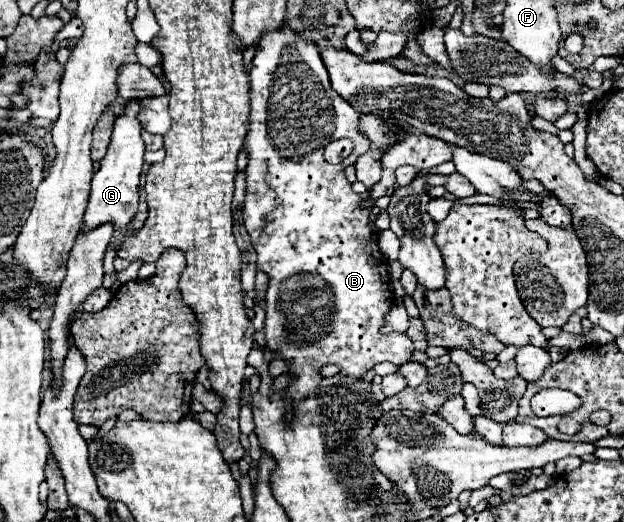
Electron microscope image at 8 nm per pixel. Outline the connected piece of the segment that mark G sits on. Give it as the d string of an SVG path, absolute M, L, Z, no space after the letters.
M133 98L125 102L121 114L115 118L107 156L101 160L101 166L91 180L91 196L89 196L89 206L85 210L85 220L83 220L87 230L105 222L113 222L115 228L121 228L137 212L139 174L143 168L143 152L145 152L145 144L141 140L139 112L141 112L141 98Z

